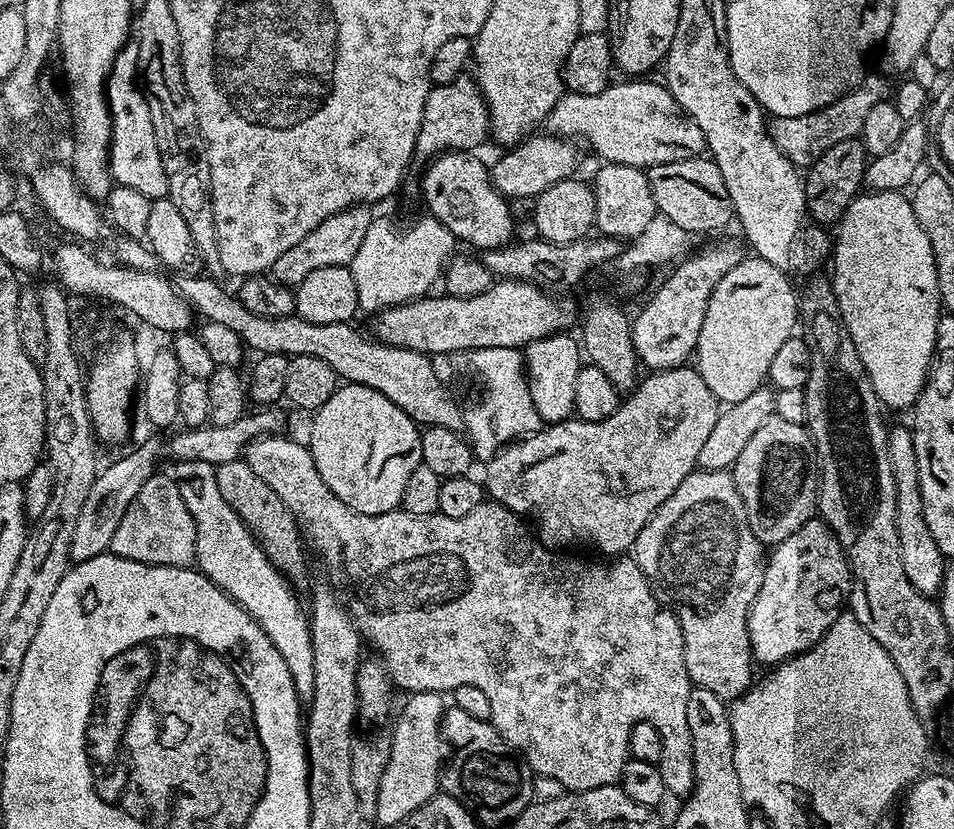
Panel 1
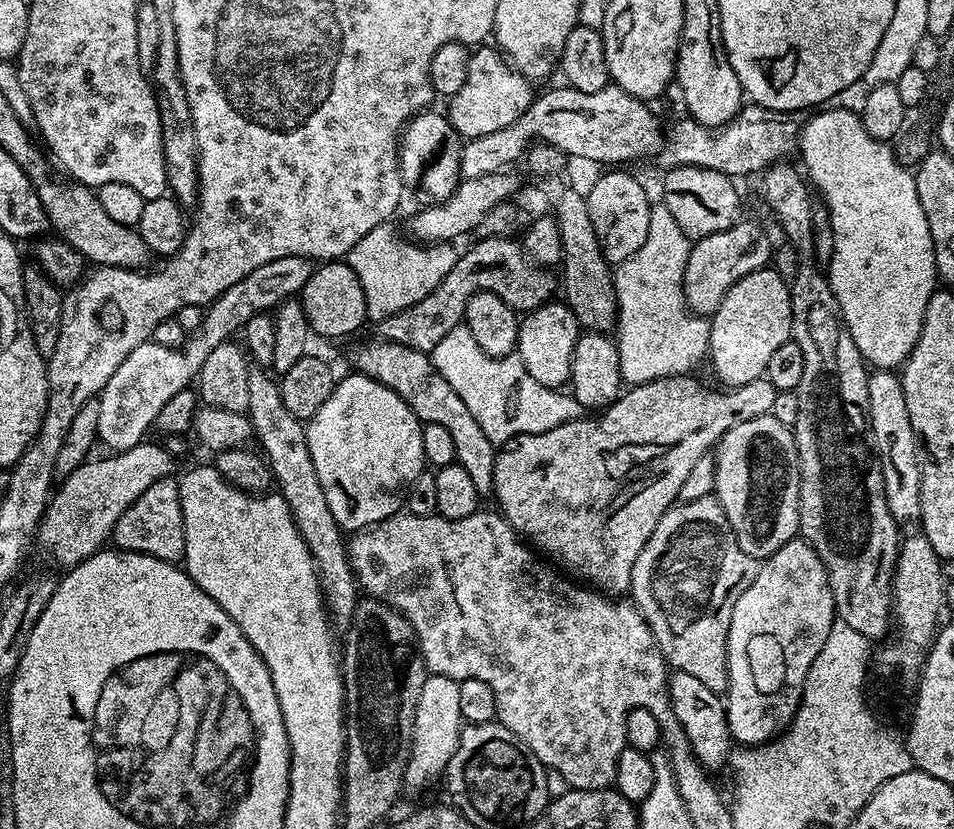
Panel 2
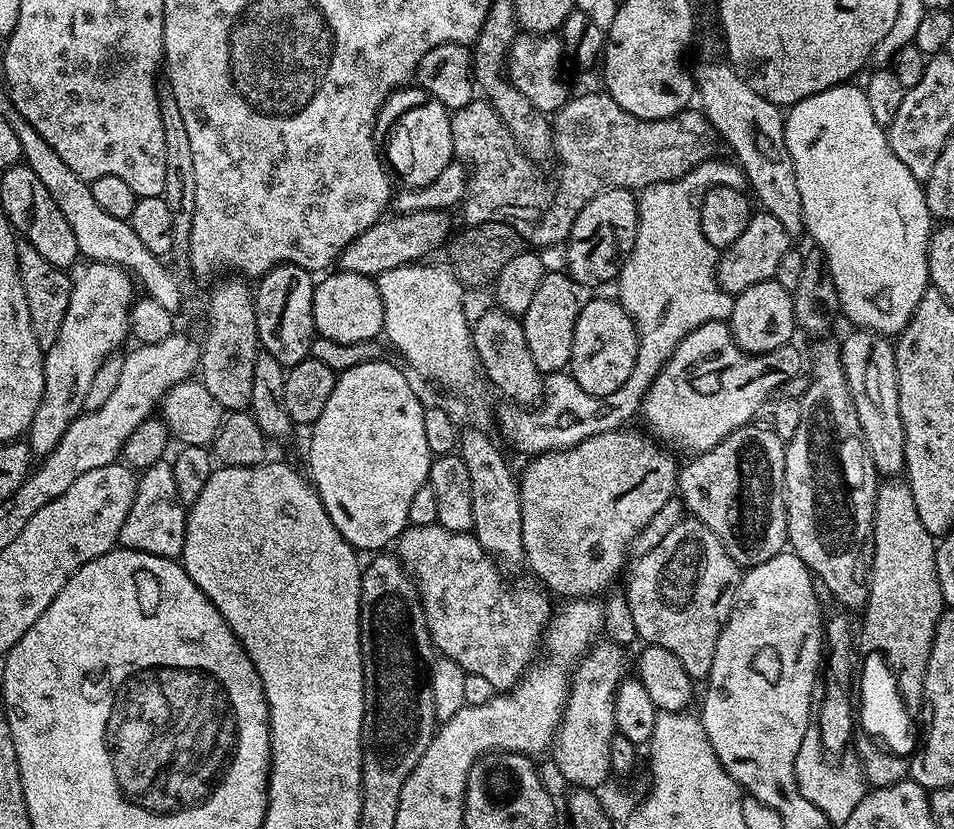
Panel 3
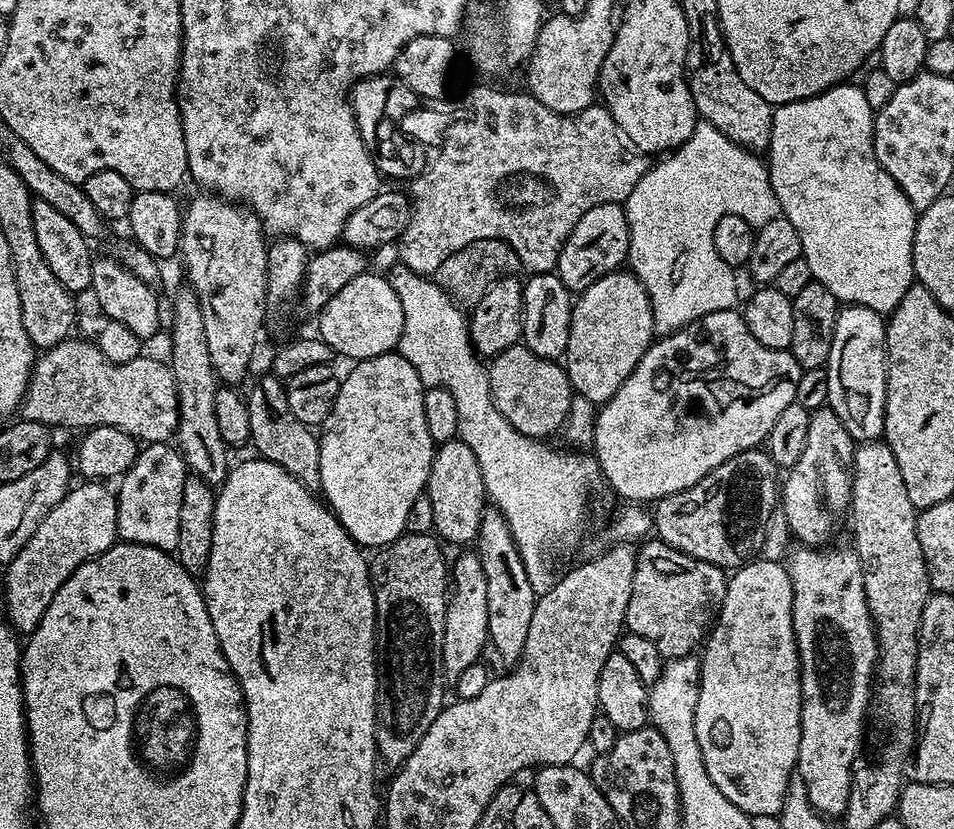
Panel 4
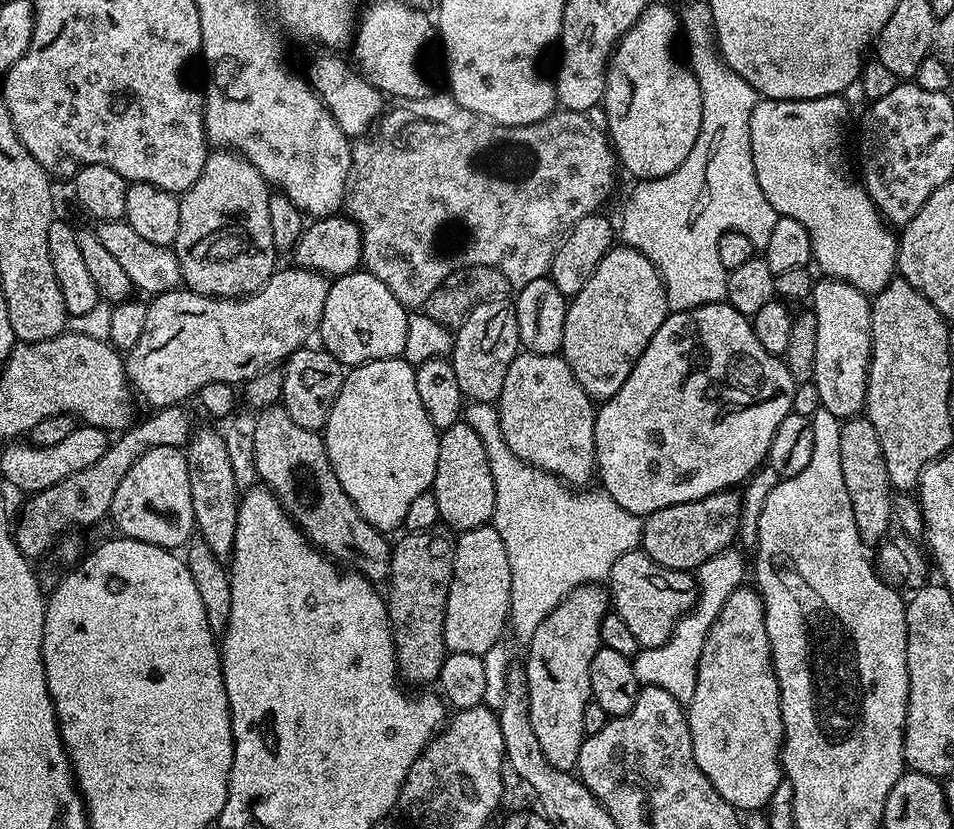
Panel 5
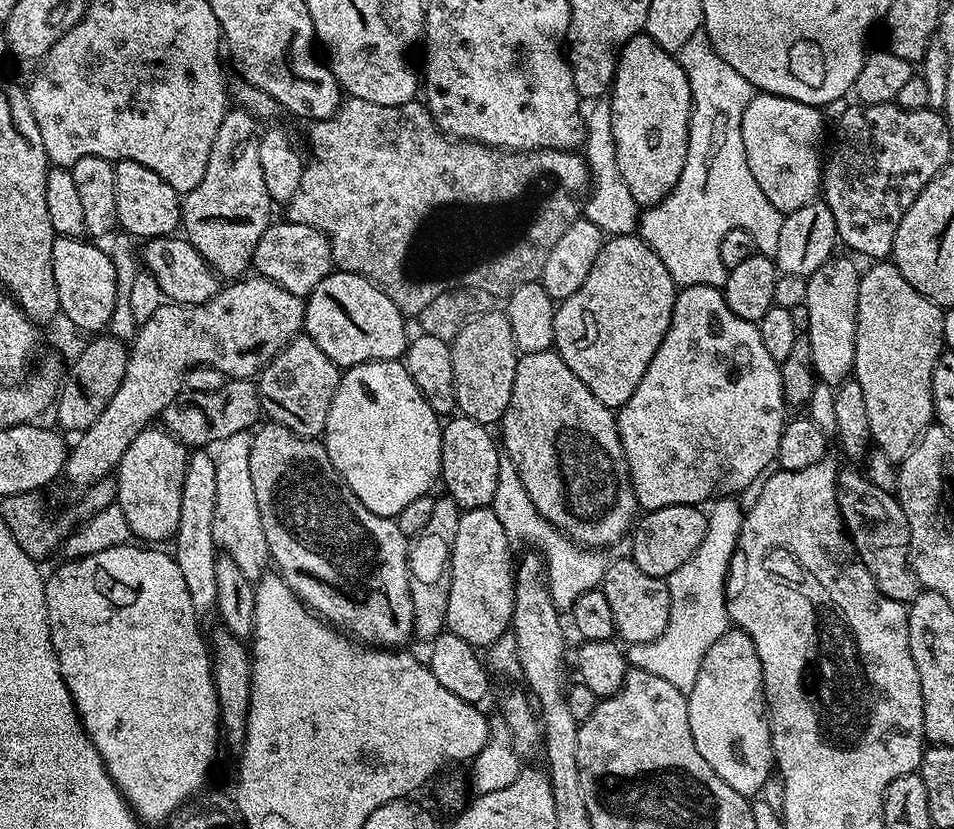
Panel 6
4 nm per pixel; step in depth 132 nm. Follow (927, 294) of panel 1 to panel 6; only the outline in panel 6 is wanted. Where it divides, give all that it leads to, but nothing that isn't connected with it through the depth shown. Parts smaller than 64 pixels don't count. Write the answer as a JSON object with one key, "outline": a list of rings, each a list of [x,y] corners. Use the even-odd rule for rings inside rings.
{"outline":[[[767,94],[753,95],[742,114],[742,146],[746,146],[746,162],[750,162],[750,174],[758,186],[770,198],[772,205],[785,214],[813,203],[822,188],[822,152],[820,143],[824,140],[826,117],[817,105],[803,104],[785,96]]]}

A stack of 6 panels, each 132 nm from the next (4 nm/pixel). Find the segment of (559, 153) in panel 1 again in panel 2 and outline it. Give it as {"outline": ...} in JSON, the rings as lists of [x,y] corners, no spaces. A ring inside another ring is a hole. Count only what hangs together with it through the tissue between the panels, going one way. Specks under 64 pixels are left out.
{"outline":[[[512,170],[482,174],[482,178],[461,179],[460,185],[450,194],[450,198],[439,202],[429,203],[421,212],[416,212],[408,220],[408,228],[416,232],[421,241],[439,243],[456,242],[459,236],[464,236],[468,231],[479,229],[482,218],[494,210],[494,206],[511,201],[512,196],[520,188],[520,180]]]}

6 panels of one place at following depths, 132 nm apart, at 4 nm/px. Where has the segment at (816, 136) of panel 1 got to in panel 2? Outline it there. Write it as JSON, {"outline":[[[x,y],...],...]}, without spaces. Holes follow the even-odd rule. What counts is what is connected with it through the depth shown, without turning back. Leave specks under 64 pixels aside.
{"outline":[[[751,102],[745,103],[743,107],[740,109],[740,113],[738,113],[732,121],[723,128],[707,128],[706,126],[702,126],[696,120],[691,118],[683,118],[684,120],[680,120],[676,125],[671,129],[670,127],[666,132],[666,139],[658,153],[658,161],[660,160],[661,169],[667,170],[669,168],[681,168],[682,166],[694,166],[696,168],[705,168],[706,170],[718,170],[722,174],[726,174],[727,176],[731,176],[733,178],[741,178],[740,176],[748,176],[751,172],[757,172],[757,174],[763,173],[769,165],[775,162],[784,162],[789,159],[788,155],[795,153],[798,148],[798,141],[800,139],[800,129],[802,127],[801,121],[796,121],[797,117],[793,115],[791,112],[775,112],[774,110],[770,110],[769,108],[763,108],[760,104],[754,104]]]}

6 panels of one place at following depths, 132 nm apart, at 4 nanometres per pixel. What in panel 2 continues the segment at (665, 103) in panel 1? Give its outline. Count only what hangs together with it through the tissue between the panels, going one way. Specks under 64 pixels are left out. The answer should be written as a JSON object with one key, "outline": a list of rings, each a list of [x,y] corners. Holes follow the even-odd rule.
{"outline":[[[567,84],[561,88],[552,88],[548,92],[540,93],[532,101],[530,107],[518,119],[510,122],[502,130],[494,130],[494,134],[482,134],[482,138],[467,141],[460,150],[460,175],[465,180],[482,178],[482,174],[494,174],[505,171],[516,159],[523,157],[533,143],[540,141],[558,150],[562,150],[570,158],[576,156],[580,160],[593,160],[604,166],[624,166],[627,160],[640,160],[643,156],[655,157],[659,153],[665,139],[666,132],[657,116],[649,109],[645,101],[626,94],[620,87],[609,84],[595,94],[582,94]]]}

